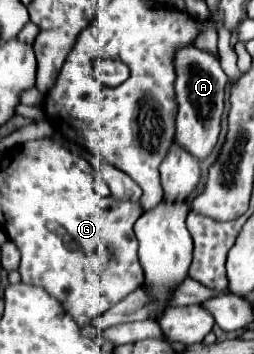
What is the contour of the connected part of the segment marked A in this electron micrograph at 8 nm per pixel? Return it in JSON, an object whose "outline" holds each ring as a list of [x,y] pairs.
{"outline":[[[195,46],[181,48],[175,56],[175,72],[177,72],[177,82],[175,82],[175,94],[177,94],[177,132],[175,132],[175,142],[183,150],[187,150],[191,156],[195,156],[199,162],[205,160],[219,138],[221,132],[221,116],[225,110],[225,84],[227,76],[221,70],[221,64],[215,56],[201,52]]]}

